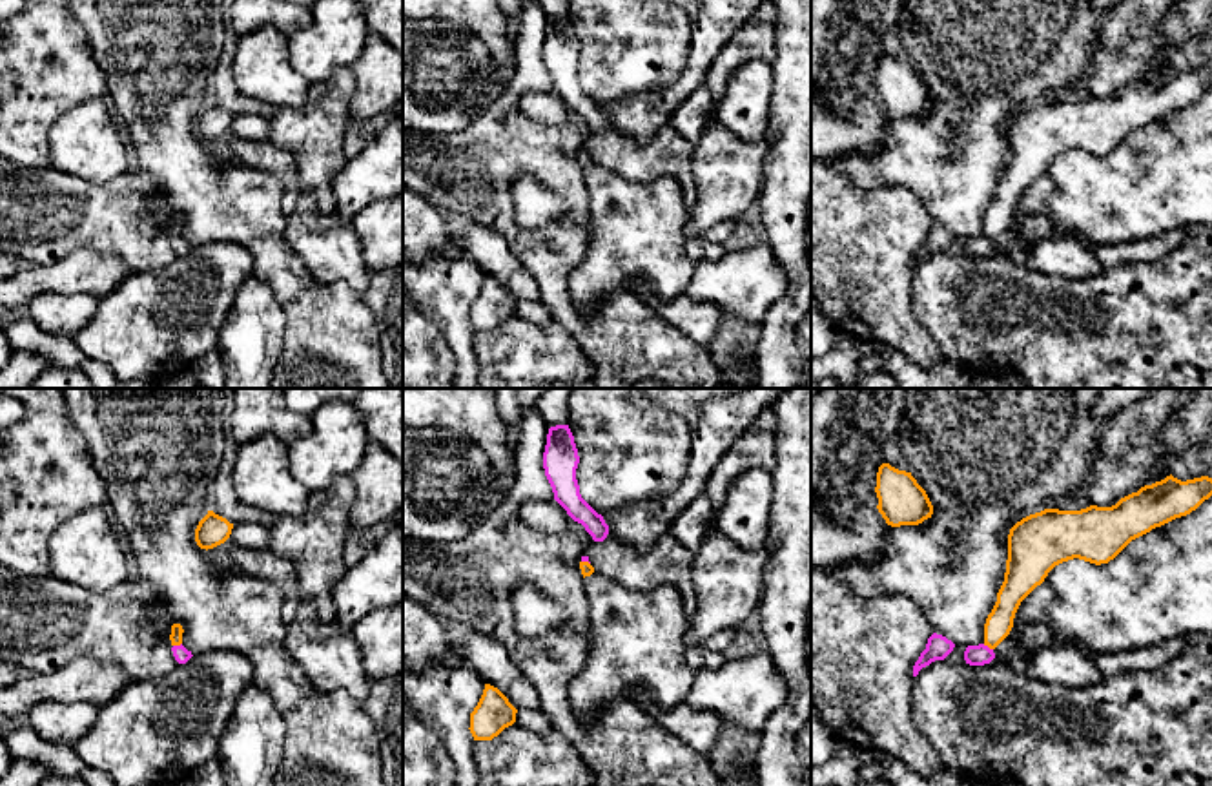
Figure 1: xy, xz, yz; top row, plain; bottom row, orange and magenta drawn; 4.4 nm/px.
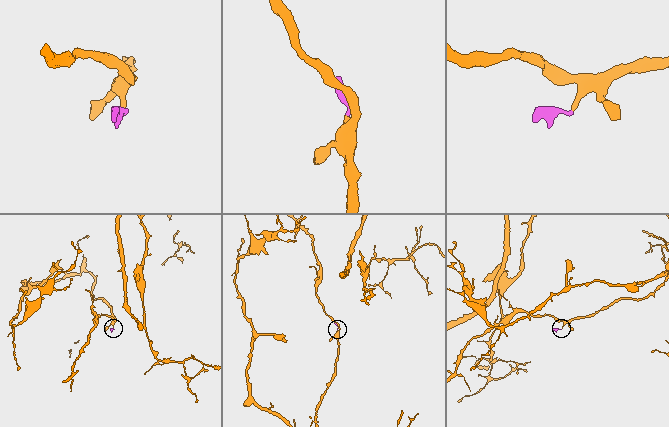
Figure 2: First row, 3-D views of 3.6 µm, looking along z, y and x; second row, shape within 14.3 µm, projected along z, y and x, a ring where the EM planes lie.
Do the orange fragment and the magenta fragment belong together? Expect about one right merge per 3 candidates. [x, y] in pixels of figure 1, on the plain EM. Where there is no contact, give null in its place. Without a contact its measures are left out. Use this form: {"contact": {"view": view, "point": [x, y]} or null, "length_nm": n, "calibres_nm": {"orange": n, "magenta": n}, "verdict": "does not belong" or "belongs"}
{"contact": {"view": "yz", "point": [988, 237]}, "length_nm": 50, "calibres_nm": {"orange": 120, "magenta": 100}, "verdict": "belongs"}

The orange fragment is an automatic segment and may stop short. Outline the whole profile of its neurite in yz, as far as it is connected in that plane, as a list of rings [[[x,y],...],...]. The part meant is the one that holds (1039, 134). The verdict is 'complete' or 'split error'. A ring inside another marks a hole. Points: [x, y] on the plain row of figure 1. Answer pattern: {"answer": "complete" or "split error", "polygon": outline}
{"answer": "split error", "polygon": [[[1170,66],[1112,98],[1044,100],[1017,113],[1008,126],[1004,173],[986,210],[984,233],[966,239],[966,255],[984,257],[995,250],[993,241],[1010,226],[1021,193],[1055,157],[1073,150],[1108,155],[1132,131],[1190,106],[1210,88],[1212,69],[1181,73]]]}

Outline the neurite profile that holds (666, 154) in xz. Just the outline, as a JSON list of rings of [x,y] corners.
[[[587,124],[583,148],[589,150],[596,164],[631,181],[649,182],[658,177],[673,177],[682,188],[687,212],[693,212],[696,204],[694,144],[682,139],[669,124],[643,144],[611,124],[603,133],[594,133]]]

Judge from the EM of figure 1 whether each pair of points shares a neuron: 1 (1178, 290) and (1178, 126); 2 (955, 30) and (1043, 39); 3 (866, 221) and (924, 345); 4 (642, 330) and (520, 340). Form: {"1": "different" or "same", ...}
{"1": "different", "2": "same", "3": "same", "4": "different"}

